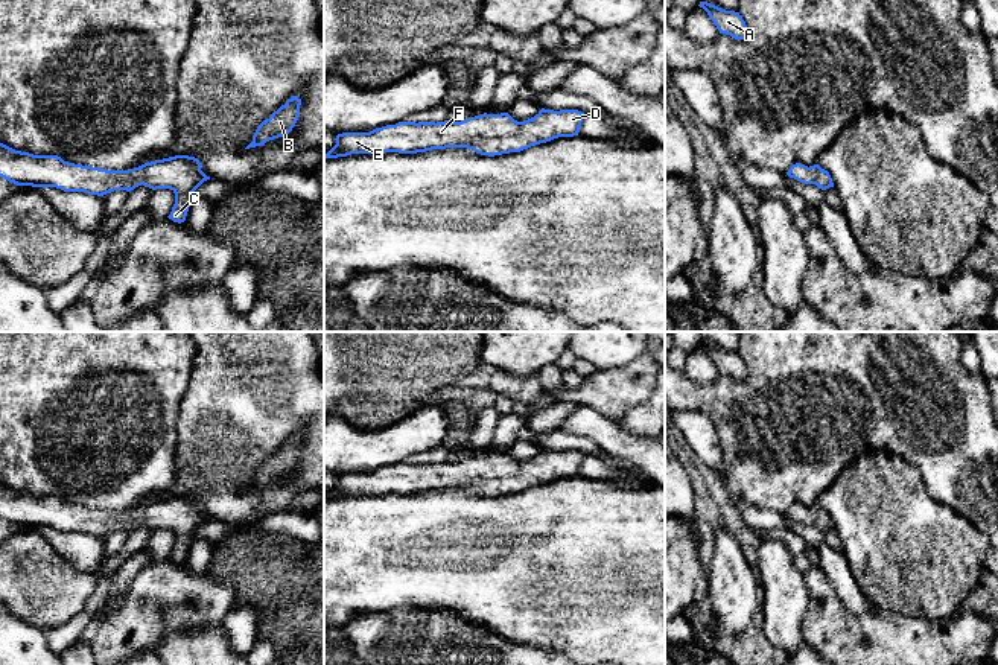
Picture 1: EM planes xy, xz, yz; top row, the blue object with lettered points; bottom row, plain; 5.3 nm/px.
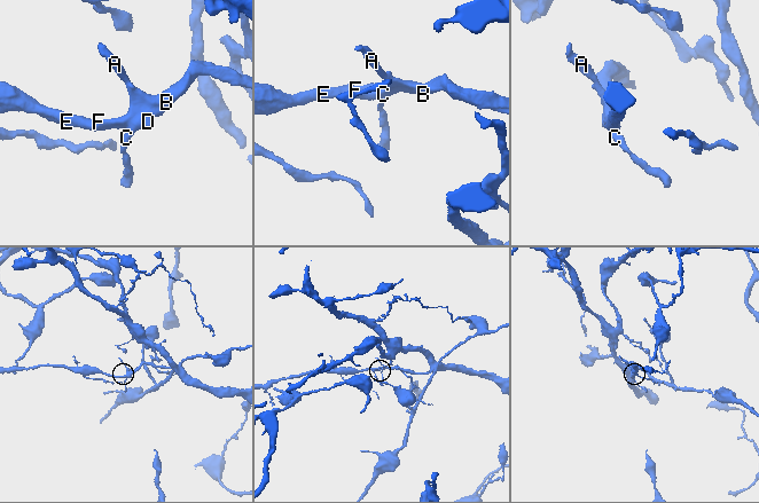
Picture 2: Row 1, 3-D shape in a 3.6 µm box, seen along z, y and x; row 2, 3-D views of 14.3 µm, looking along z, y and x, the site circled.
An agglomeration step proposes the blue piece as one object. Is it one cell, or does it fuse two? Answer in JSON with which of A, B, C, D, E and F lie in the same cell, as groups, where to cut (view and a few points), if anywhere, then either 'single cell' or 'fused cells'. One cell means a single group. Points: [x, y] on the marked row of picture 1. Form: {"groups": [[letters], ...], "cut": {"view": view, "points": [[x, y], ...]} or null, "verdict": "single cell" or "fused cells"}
{"groups": [["A", "B", "C", "D", "E", "F"]], "cut": null, "verdict": "single cell"}

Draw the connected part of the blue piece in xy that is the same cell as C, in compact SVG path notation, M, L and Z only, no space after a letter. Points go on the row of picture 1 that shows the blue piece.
M0 143L0 177L17 186L56 187L64 192L85 192L97 196L103 196L114 190L131 192L141 184L152 190L170 189L175 193L175 204L167 218L178 224L186 221L189 207L195 201L193 192L204 181L210 180L210 177L201 170L199 160L189 155L175 155L155 160L128 170L106 170L68 163L58 155L33 155L29 152L15 151L3 143Z

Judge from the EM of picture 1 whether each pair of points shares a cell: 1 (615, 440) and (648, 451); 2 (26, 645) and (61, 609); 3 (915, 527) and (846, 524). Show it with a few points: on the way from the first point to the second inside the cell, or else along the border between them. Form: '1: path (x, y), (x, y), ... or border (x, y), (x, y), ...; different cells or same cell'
1: path (622, 445), (641, 451); same cell
2: border (15, 615), (44, 632); different cells
3: path (898, 527), (863, 524); same cell

